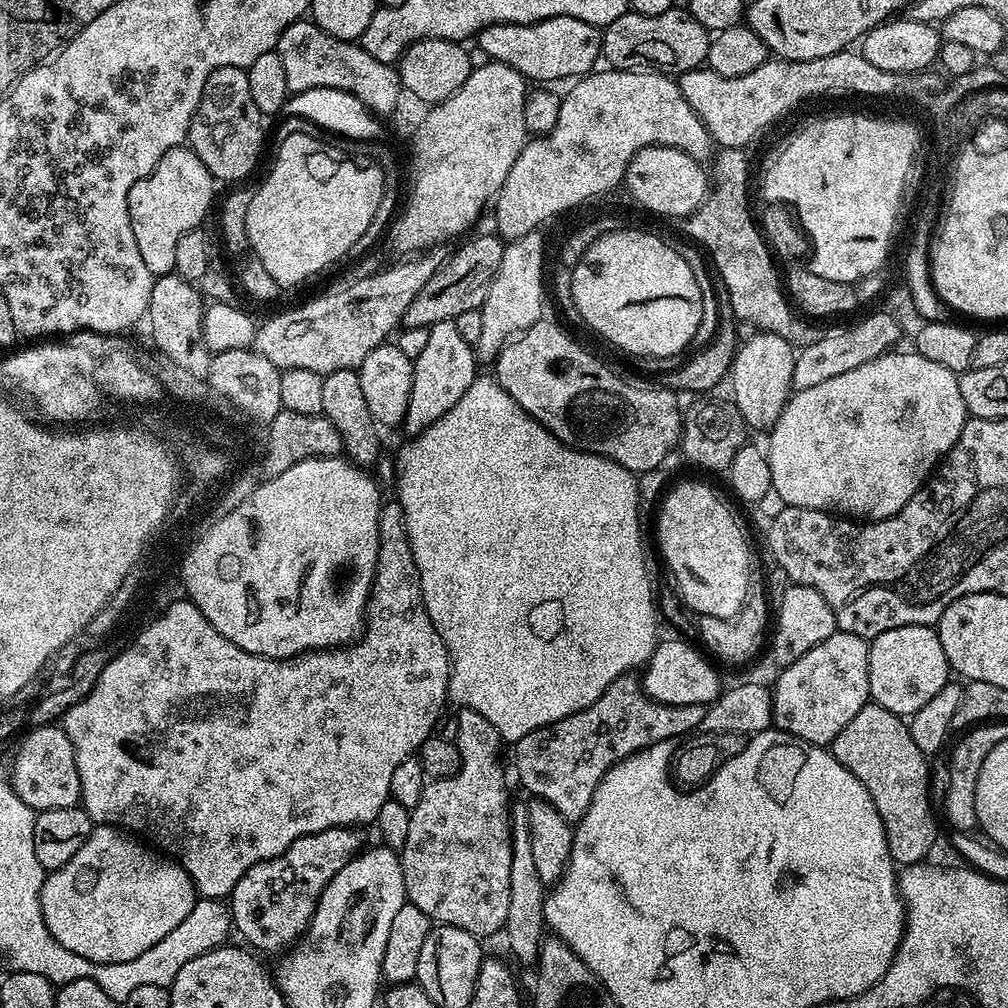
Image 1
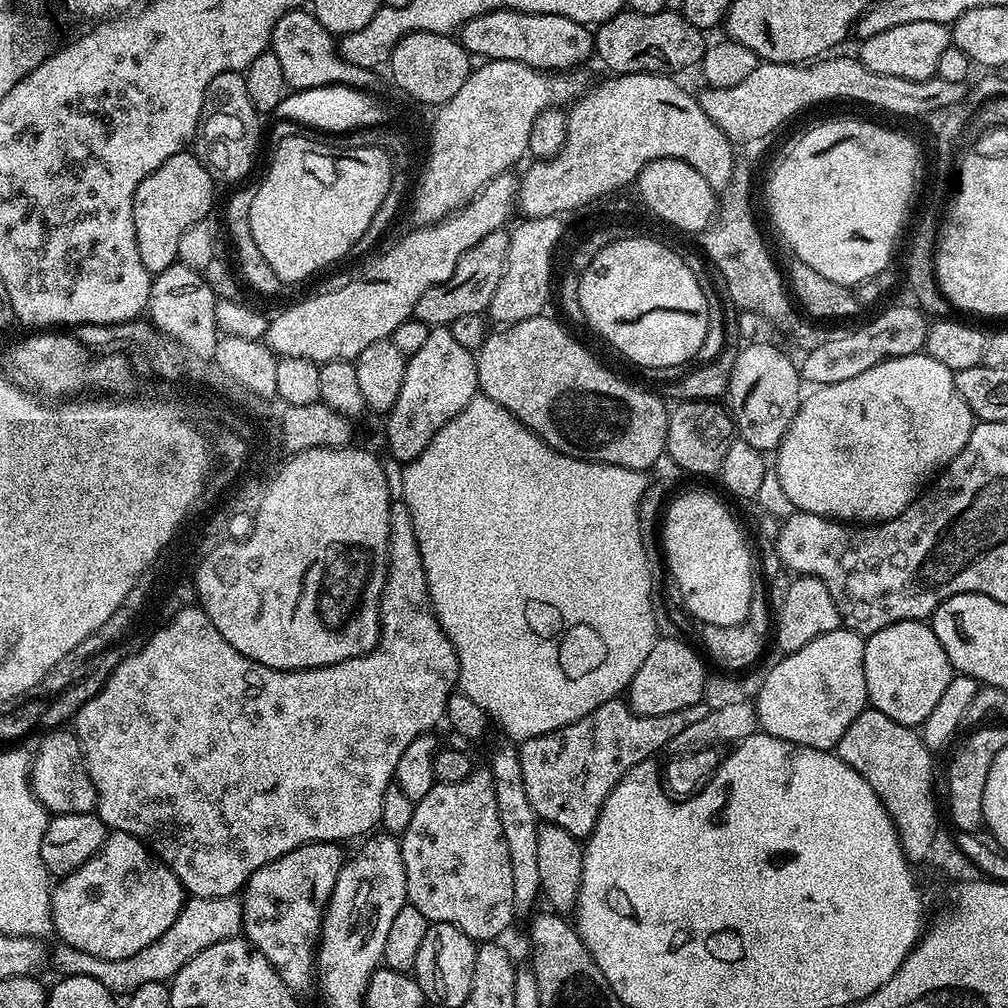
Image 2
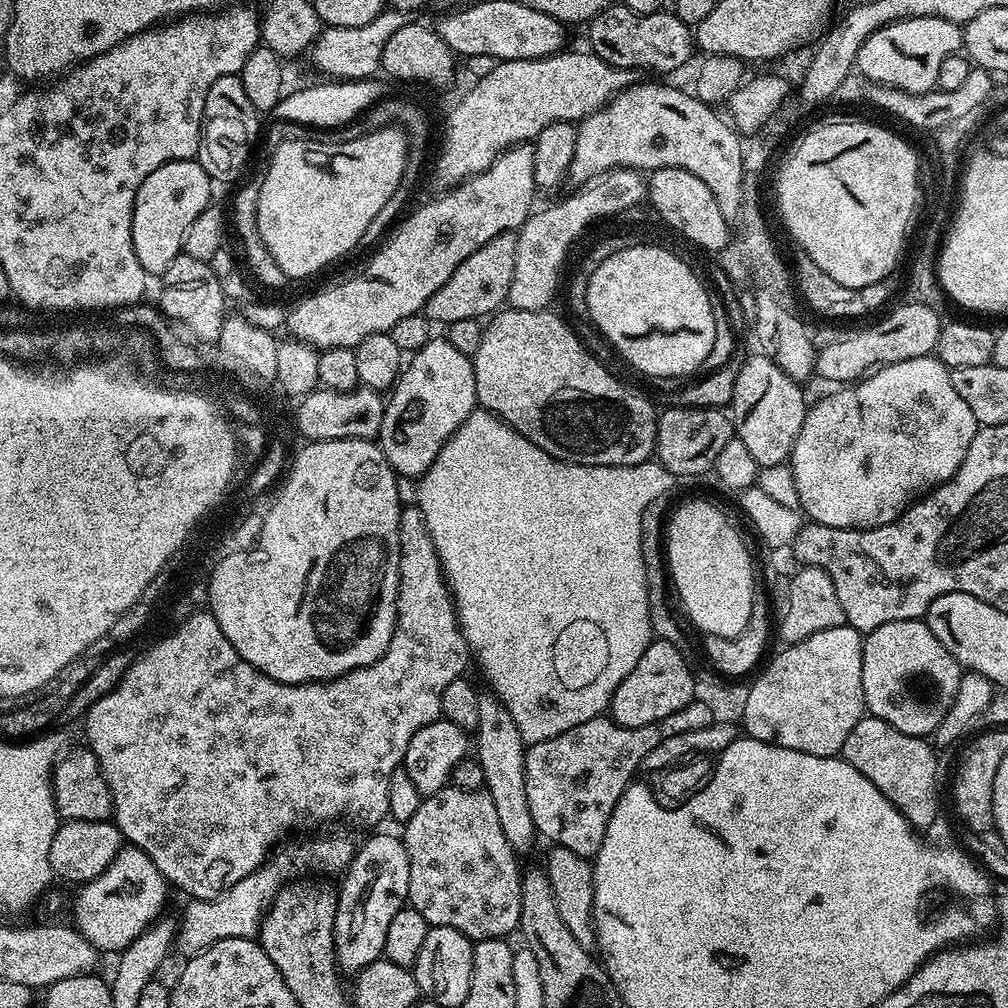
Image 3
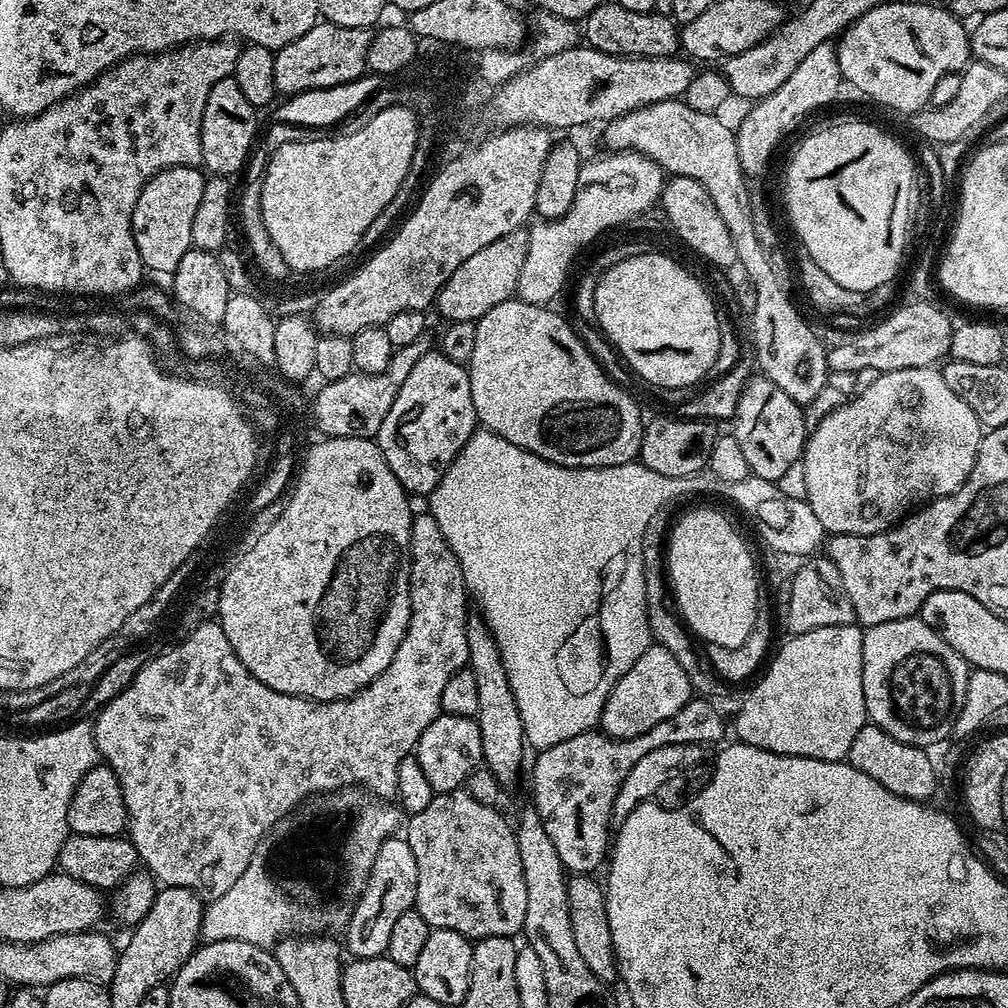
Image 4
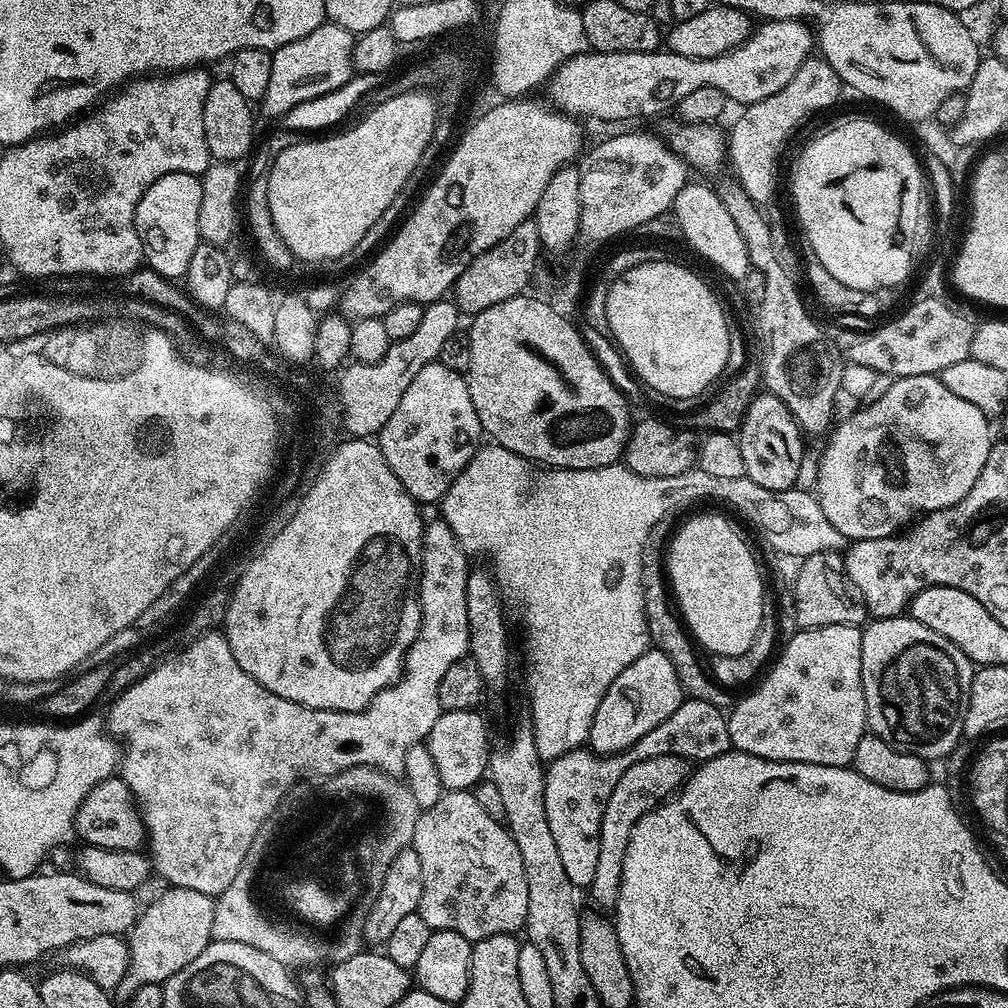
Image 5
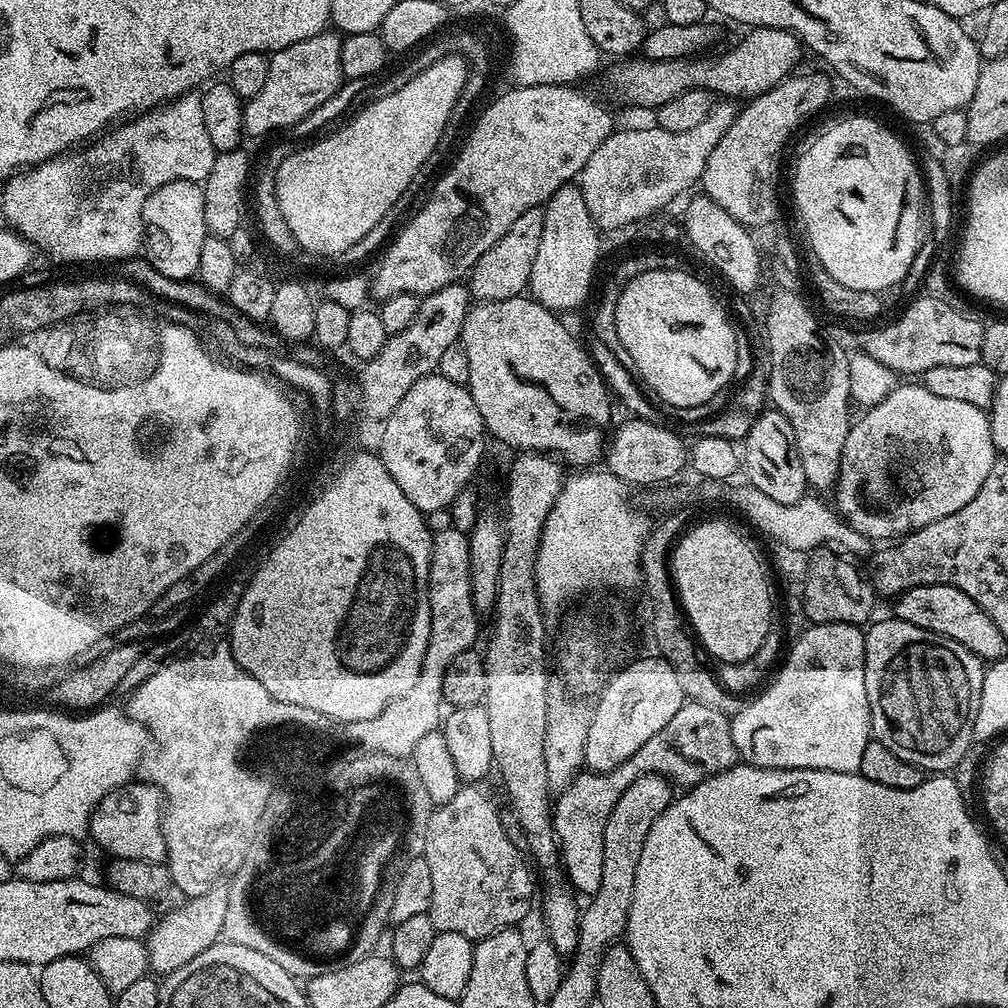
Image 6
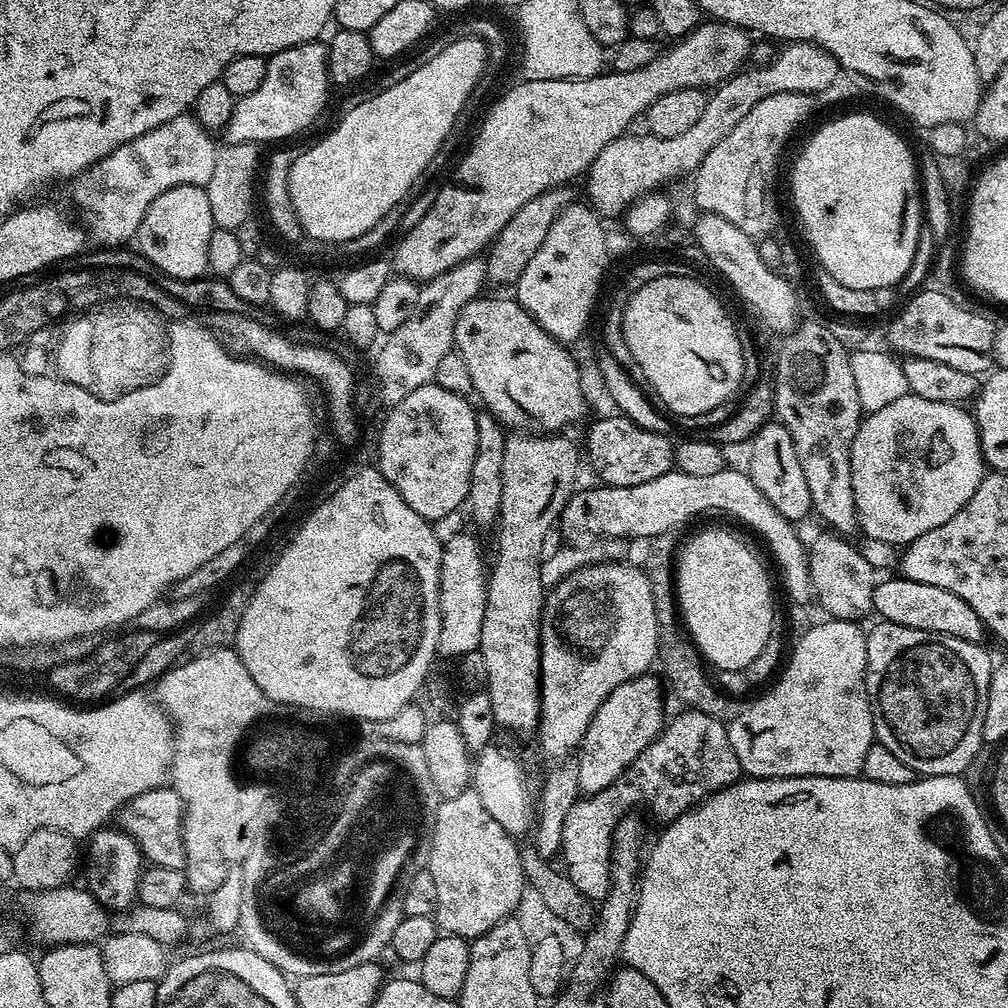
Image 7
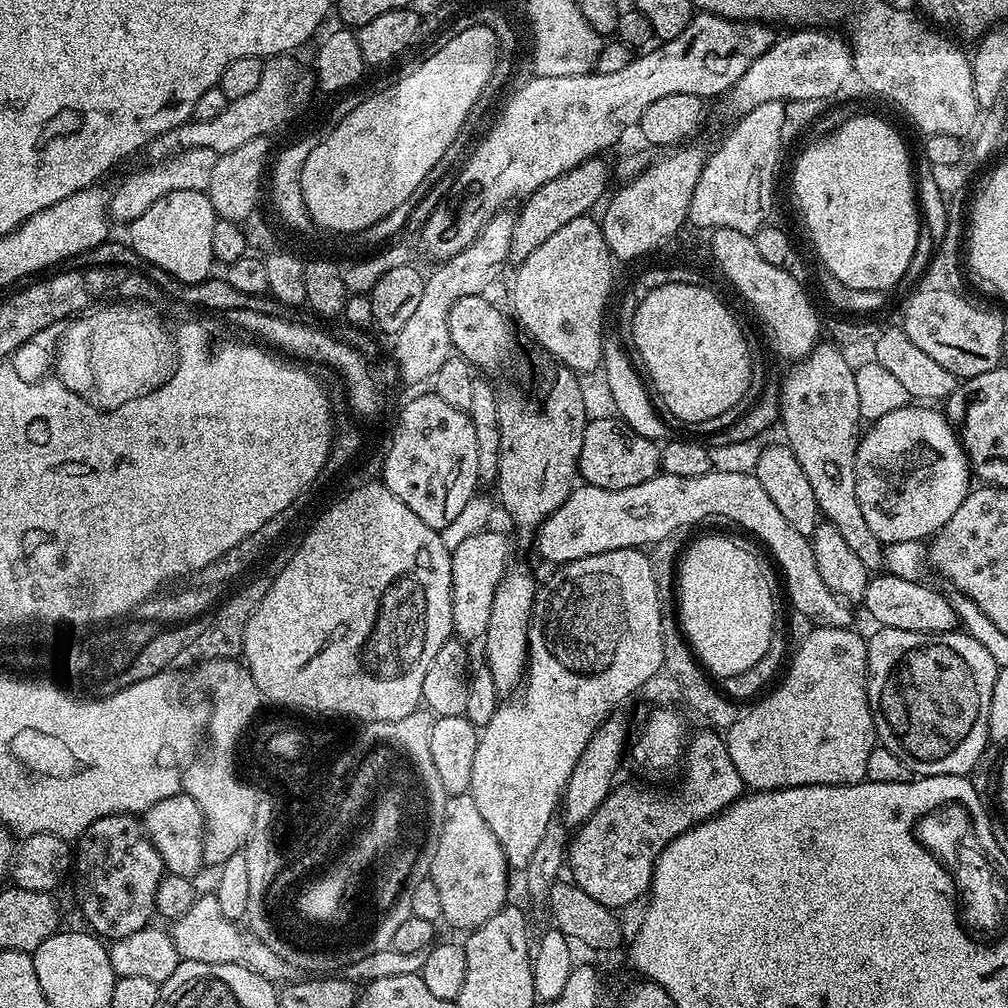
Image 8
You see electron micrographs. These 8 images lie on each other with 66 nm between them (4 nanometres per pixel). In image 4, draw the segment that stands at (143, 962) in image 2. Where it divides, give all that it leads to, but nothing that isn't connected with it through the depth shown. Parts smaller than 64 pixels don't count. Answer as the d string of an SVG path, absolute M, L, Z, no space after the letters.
M260 856L250 858L250 866L242 870L242 878L226 890L226 894L207 901L202 926L201 941L213 944L223 940L237 940L258 944L271 949L277 942L285 939L284 928L292 928L296 920L288 920L288 904L280 904L280 888L268 880L268 872L260 868Z

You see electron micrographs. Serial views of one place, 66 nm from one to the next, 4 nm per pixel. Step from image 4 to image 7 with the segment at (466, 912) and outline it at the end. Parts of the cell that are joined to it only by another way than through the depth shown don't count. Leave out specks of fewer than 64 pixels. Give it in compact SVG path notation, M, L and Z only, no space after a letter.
M475 790L458 794L458 798L439 801L436 817L430 827L430 837L430 860L426 871L434 878L434 919L441 933L460 936L471 942L515 913L525 884L522 865L519 862L522 852L519 847L516 848L517 841L508 835L506 829L498 826L494 818L490 818L490 810L482 806L482 798L478 798Z

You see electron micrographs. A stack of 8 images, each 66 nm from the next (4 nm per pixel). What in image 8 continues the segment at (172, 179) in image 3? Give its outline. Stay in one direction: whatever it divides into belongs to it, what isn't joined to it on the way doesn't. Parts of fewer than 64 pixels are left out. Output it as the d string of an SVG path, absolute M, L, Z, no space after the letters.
M174 190L130 221L126 240L145 264L158 266L187 284L202 282L213 275L212 241L217 219L207 192Z

